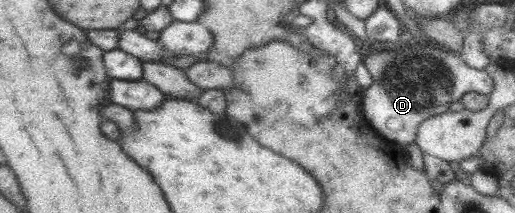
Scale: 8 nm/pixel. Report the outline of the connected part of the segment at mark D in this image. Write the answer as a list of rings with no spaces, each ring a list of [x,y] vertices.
[[[411,42],[398,48],[375,45],[363,55],[362,63],[370,73],[372,82],[368,88],[360,92],[359,110],[380,136],[400,145],[414,143],[420,122],[431,116],[444,114],[449,103],[460,100],[465,92],[488,95],[492,90],[492,81],[486,72],[465,65],[458,55],[432,43],[420,46]]]

